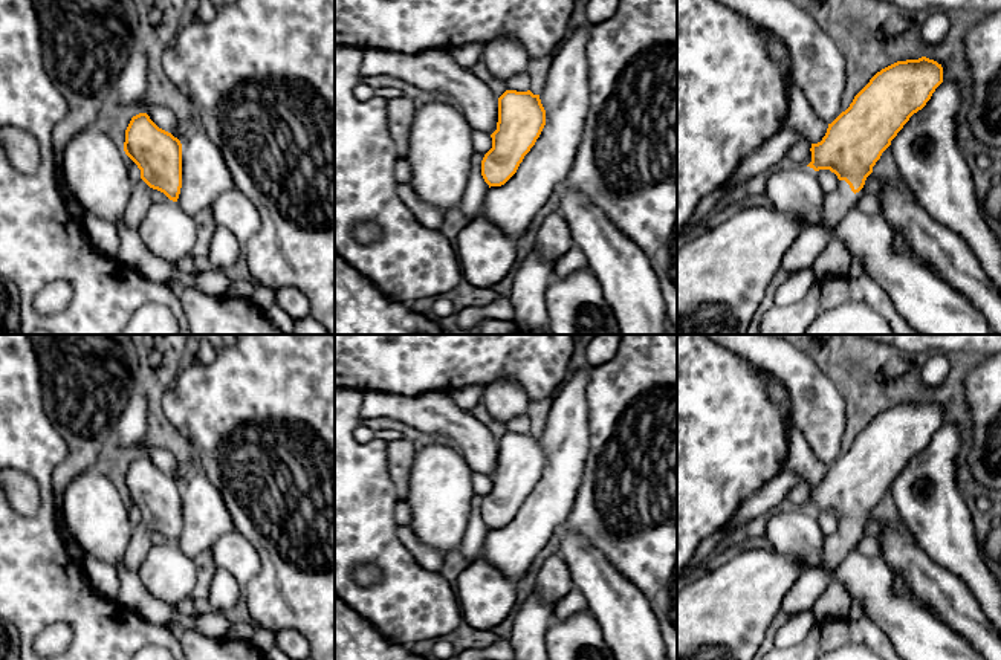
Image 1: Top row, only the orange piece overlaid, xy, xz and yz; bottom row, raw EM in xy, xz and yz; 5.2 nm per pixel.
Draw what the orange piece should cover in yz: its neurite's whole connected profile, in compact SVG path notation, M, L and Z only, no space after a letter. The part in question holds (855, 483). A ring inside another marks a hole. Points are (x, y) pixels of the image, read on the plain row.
M922 399L897 403L877 414L850 449L828 466L822 483L811 486L811 504L807 509L830 512L839 527L827 538L822 564L804 570L784 594L781 613L792 617L813 608L882 495L941 425L943 409L934 402Z

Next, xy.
M139 455L125 472L124 493L141 512L141 522L133 527L122 559L128 571L138 573L153 545L154 532L177 544L182 530L182 486L159 471L147 455Z

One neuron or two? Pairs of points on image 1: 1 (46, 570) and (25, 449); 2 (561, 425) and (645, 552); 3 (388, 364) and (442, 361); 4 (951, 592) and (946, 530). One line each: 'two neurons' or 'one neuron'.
1: one neuron
2: two neurons
3: one neuron
4: two neurons

